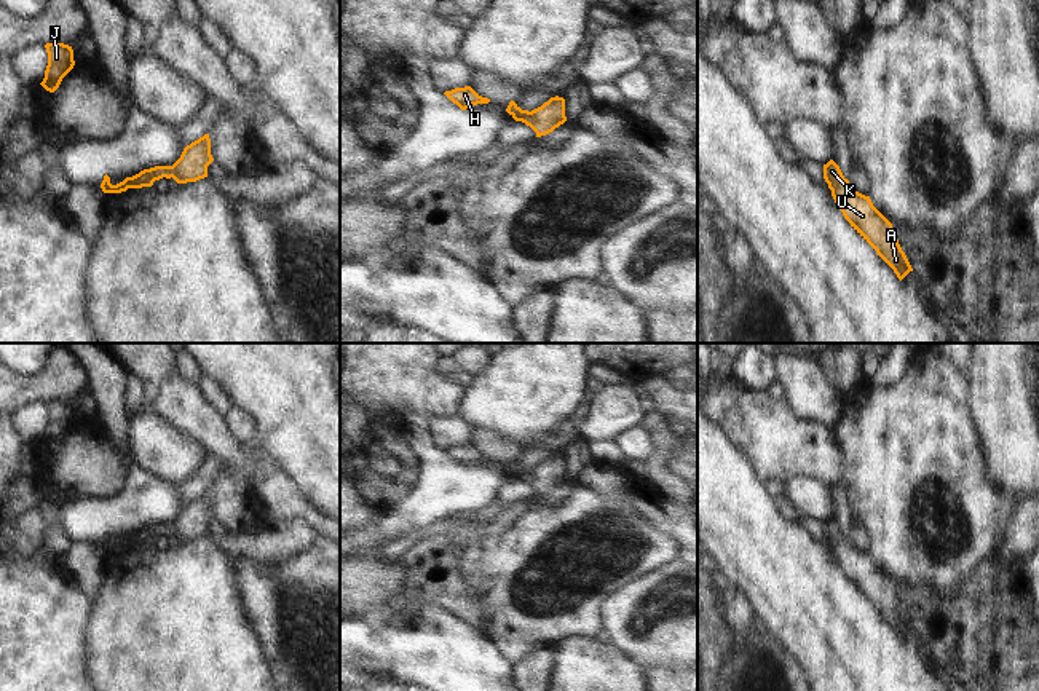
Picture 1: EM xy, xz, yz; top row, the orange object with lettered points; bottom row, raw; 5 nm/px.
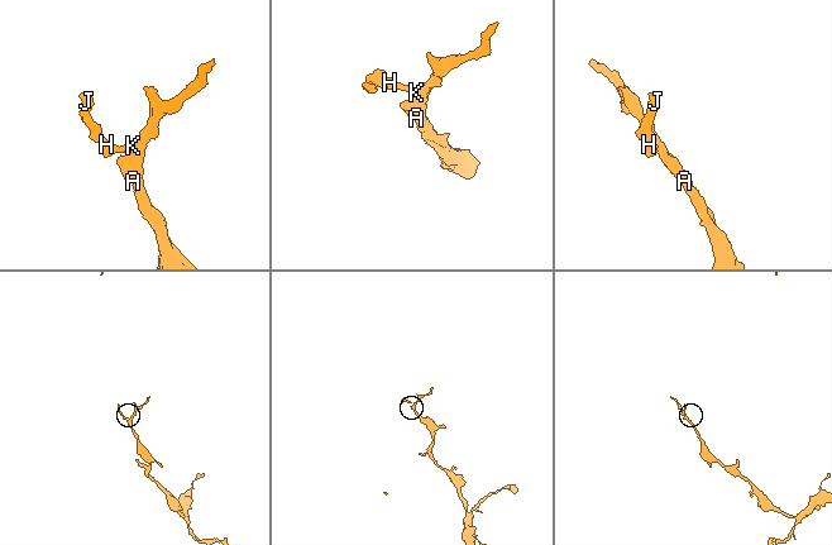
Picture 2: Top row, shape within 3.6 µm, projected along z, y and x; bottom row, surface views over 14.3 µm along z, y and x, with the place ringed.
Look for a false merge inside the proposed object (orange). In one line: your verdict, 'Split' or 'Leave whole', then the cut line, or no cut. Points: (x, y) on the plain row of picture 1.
Leave whole. No split.

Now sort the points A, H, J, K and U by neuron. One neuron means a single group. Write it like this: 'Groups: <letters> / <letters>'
Groups: A H J K U.

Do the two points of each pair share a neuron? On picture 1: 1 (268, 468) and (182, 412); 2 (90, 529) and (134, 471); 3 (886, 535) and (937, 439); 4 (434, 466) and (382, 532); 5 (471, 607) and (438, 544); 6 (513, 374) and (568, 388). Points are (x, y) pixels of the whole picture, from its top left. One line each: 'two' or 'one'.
1: one
2: one
3: one
4: one
5: one
6: one

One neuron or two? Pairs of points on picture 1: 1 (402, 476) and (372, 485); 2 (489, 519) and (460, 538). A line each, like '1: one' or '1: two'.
1: one
2: one

